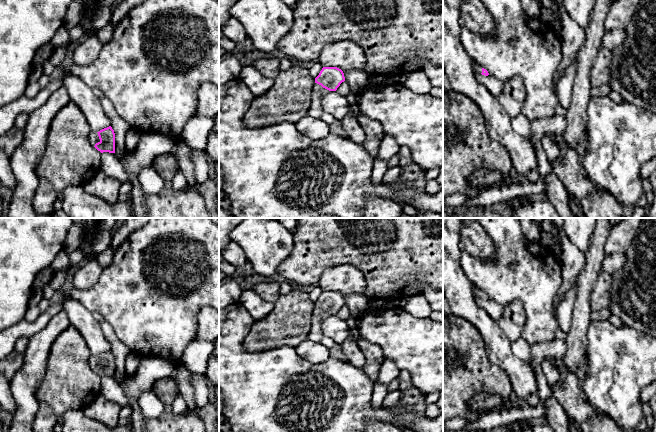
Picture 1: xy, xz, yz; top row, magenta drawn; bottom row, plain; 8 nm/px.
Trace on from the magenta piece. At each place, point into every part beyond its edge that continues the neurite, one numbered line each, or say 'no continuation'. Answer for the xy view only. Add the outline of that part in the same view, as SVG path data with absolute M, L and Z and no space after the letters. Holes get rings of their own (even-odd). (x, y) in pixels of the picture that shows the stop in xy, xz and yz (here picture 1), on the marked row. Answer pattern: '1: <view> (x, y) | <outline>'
1: xy (93, 136) | M91 132L89 134L89 142L95 146L96 143L100 142L99 136L97 132Z

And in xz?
1: xz (315, 110) | M317 83L314 84L312 89L312 94L311 94L310 107L306 113L308 116L311 116L313 118L321 117L321 115L324 113L324 110L321 104L321 98L323 94L326 94L328 92L329 90L323 88L321 85Z

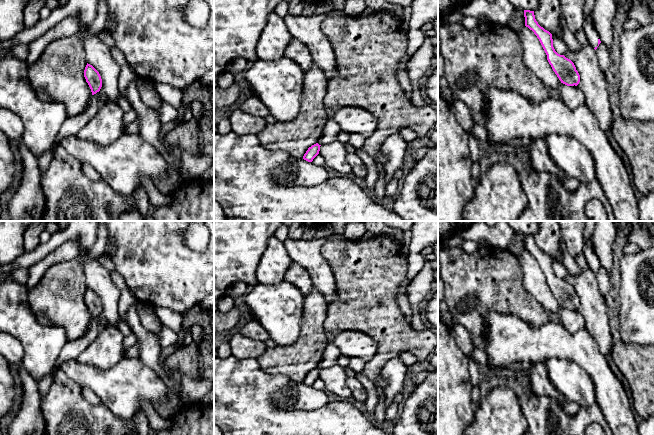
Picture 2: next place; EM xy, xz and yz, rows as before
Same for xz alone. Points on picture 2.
no continuation

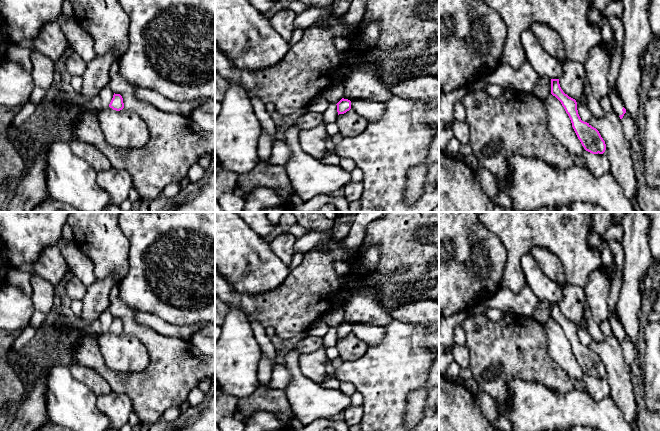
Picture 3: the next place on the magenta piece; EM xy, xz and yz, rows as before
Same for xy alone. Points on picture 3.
no continuation

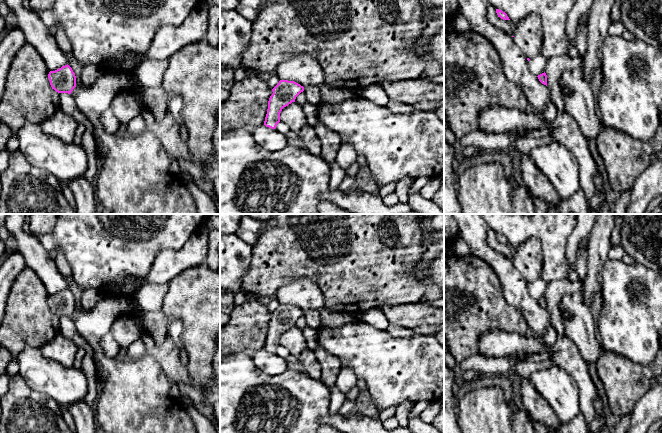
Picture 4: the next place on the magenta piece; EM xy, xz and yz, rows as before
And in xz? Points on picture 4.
no continuation

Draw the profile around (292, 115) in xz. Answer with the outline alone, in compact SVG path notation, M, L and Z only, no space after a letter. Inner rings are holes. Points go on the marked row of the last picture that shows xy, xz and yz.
M292 102L282 109L280 121L287 124L290 130L297 134L299 134L302 128L307 124L302 106L296 102Z

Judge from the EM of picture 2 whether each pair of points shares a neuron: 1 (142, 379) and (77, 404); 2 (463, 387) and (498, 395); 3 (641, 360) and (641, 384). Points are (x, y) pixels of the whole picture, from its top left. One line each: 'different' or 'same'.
1: different
2: different
3: same

